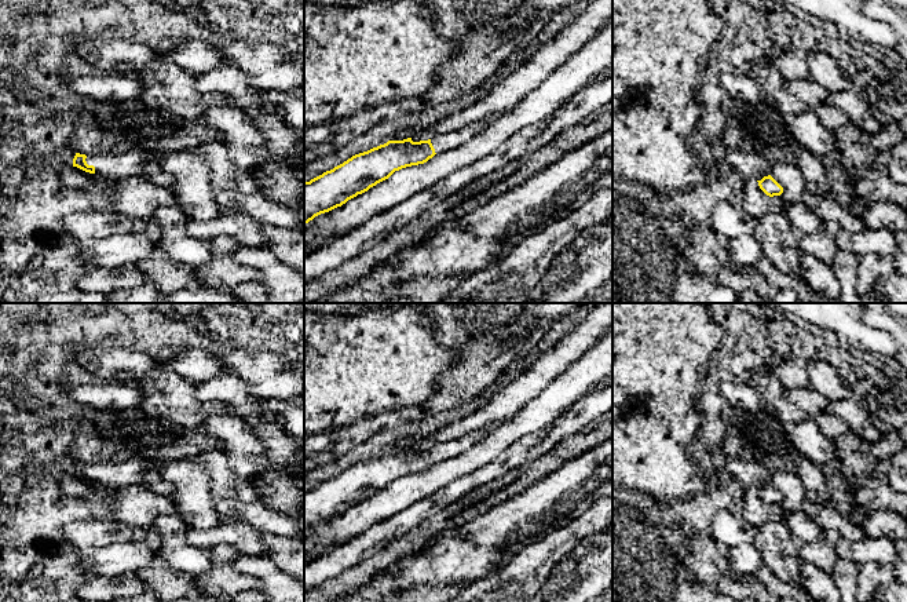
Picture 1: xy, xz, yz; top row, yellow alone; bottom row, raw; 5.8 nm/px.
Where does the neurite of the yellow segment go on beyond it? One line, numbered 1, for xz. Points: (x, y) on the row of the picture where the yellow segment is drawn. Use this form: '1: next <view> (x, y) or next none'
1: next xz (443, 142)

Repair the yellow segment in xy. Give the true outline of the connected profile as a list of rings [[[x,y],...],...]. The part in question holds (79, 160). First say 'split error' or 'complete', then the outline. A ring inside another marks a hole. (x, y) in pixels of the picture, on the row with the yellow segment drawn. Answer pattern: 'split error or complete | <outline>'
split error | [[[134,149],[124,153],[96,153],[85,156],[76,153],[73,167],[85,172],[95,174],[103,179],[127,179],[132,176],[146,176],[154,185],[172,185],[173,175],[165,172],[161,167],[161,154]]]

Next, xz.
split error | [[[509,112],[489,116],[460,131],[435,135],[428,141],[413,142],[412,138],[388,141],[304,182],[304,225],[367,191],[388,179],[395,171],[424,164],[435,154],[464,143],[472,134],[480,132]]]

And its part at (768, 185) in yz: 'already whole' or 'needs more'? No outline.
needs more

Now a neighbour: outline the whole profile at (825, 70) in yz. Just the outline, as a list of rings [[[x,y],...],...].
[[[820,51],[807,52],[807,65],[809,68],[808,79],[829,92],[846,91],[853,80],[848,68]]]

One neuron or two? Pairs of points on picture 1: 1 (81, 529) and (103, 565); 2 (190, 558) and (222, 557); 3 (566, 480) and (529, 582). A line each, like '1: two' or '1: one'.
1: two
2: two
3: two

